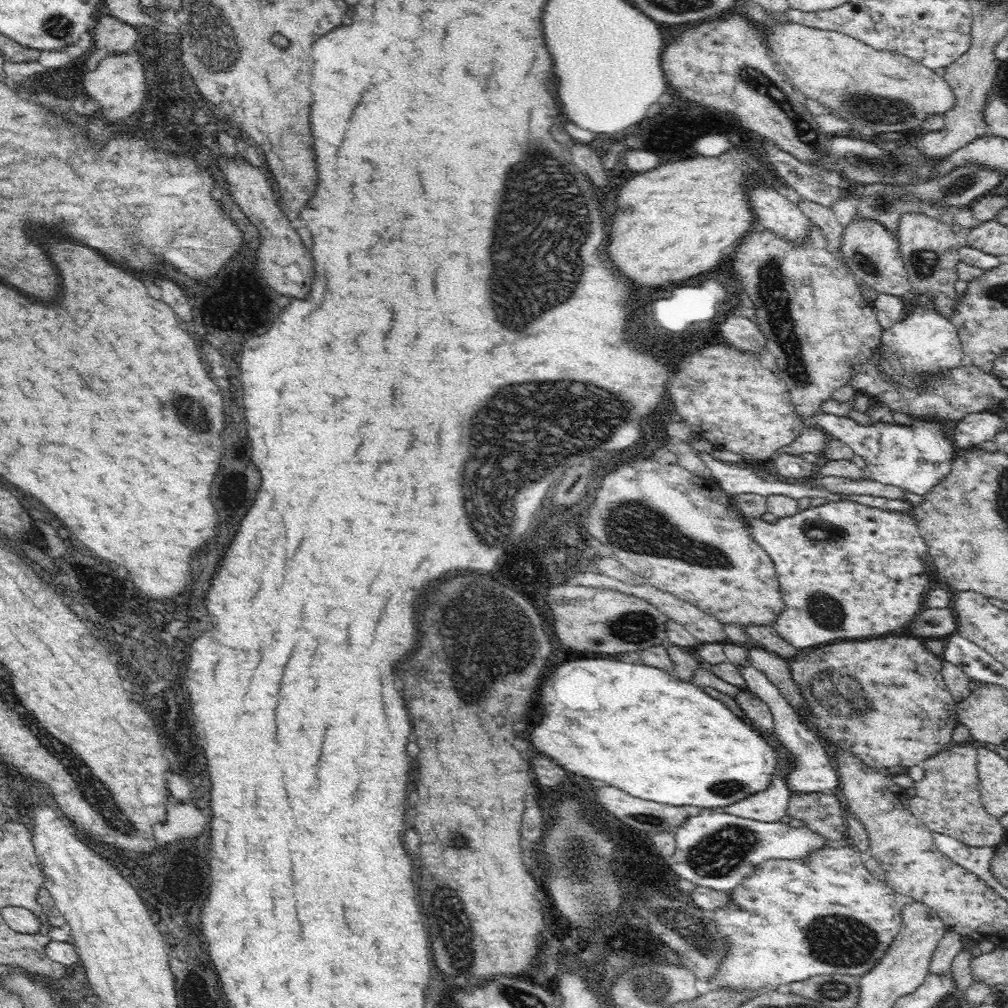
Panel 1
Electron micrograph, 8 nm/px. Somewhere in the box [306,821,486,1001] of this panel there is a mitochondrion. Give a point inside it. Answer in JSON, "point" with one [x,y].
{"point":[457,942]}

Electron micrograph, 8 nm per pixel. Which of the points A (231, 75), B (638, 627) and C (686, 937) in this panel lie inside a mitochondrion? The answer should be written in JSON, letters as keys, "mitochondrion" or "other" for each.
{"A":"mitochondrion","B":"mitochondrion","C":"mitochondrion"}

